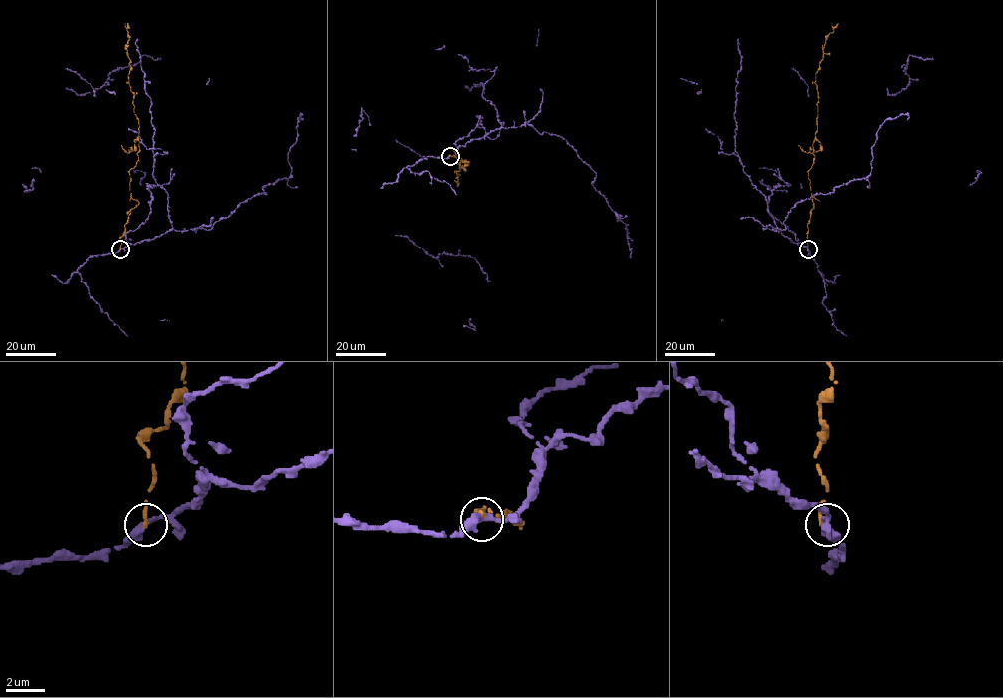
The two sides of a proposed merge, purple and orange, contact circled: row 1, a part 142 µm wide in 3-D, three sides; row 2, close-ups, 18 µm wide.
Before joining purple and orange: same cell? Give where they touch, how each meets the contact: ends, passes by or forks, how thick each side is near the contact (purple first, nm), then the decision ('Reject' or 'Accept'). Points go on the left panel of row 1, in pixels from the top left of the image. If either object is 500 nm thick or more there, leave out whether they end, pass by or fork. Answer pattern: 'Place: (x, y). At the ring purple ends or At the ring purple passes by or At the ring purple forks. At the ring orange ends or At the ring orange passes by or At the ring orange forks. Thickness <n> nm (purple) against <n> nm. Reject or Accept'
Place: (120, 249). At the ring purple passes by. At the ring orange ends. Thickness 340 nm (purple) against 280 nm. Reject

